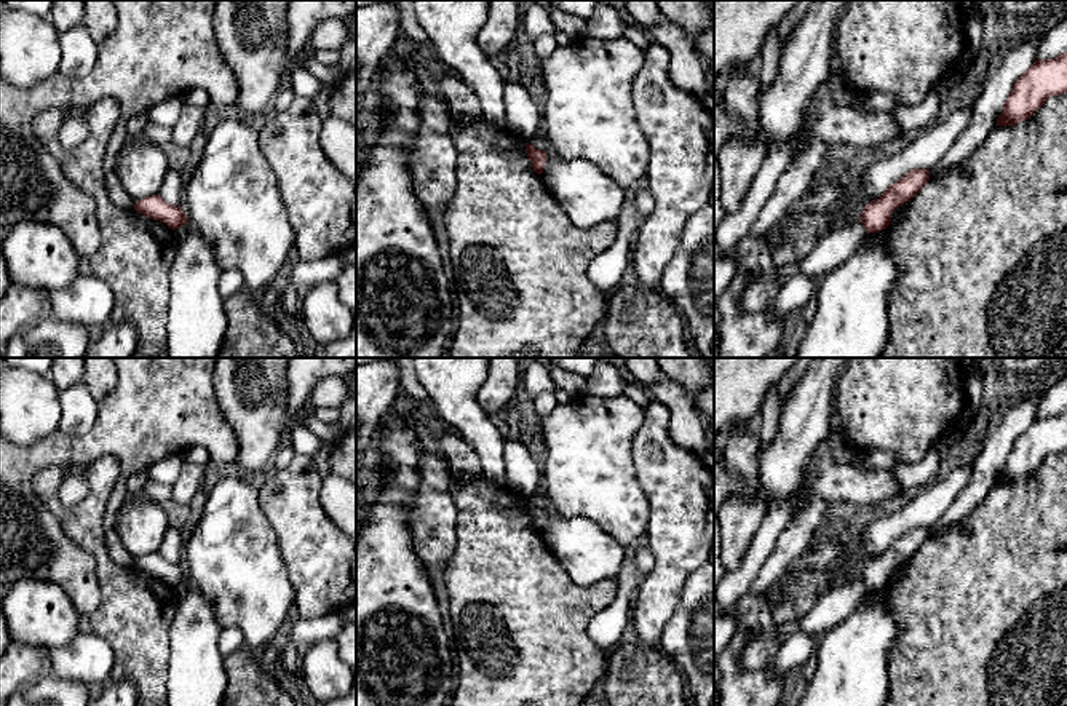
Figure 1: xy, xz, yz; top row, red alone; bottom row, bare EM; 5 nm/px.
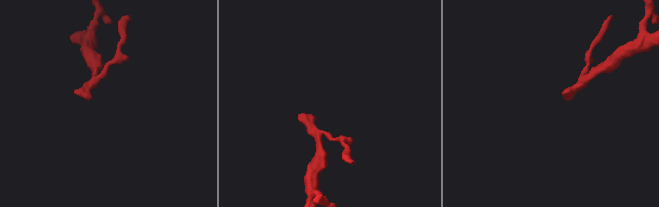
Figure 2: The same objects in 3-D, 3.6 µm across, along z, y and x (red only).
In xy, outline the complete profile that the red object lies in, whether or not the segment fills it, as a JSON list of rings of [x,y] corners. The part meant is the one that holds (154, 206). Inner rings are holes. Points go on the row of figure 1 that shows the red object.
[[[160,195],[137,200],[134,209],[153,220],[166,224],[173,230],[188,224],[188,217],[182,212],[180,204],[169,204]]]

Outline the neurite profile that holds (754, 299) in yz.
[[[767,268],[757,272],[756,278],[748,284],[741,294],[740,313],[764,313],[768,302],[779,292],[779,284],[776,283],[775,268]]]

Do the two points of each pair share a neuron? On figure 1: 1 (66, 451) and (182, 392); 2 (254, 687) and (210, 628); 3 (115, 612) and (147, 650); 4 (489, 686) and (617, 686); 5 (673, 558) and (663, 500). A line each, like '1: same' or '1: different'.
1: same
2: different
3: same
4: different
5: same

